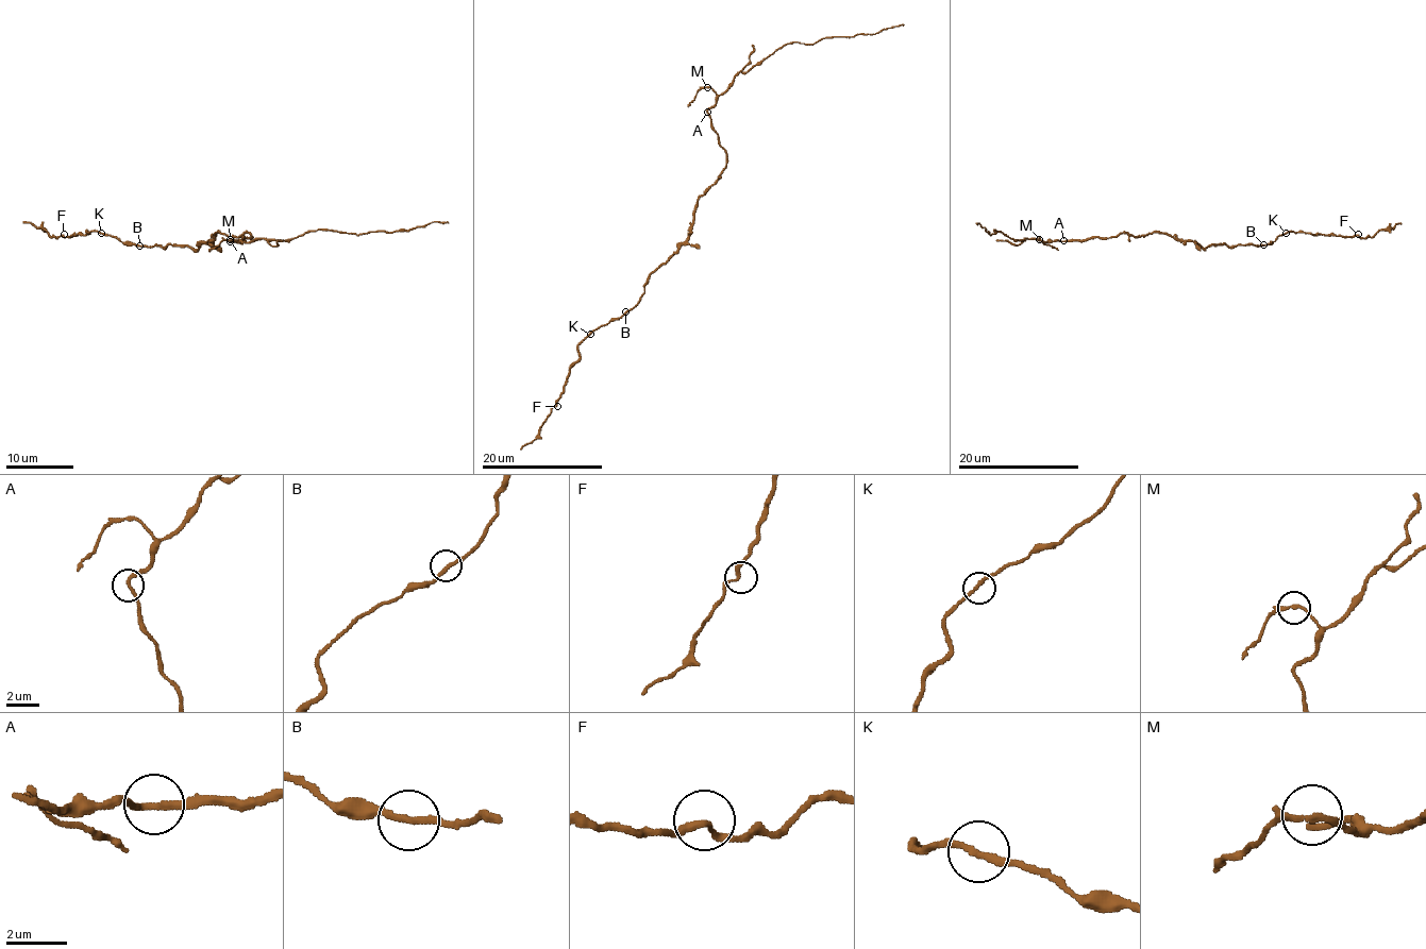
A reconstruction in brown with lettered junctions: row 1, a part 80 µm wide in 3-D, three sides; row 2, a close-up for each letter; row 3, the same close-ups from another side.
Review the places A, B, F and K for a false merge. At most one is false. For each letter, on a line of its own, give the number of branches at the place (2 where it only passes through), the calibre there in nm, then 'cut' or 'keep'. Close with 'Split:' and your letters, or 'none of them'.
A: branches 2; calibre 200 nm; cut
B: branches 2; calibre 220 nm; keep
F: branches 2; calibre 200 nm; keep
K: branches 2; calibre 190 nm; keep
Split: A

